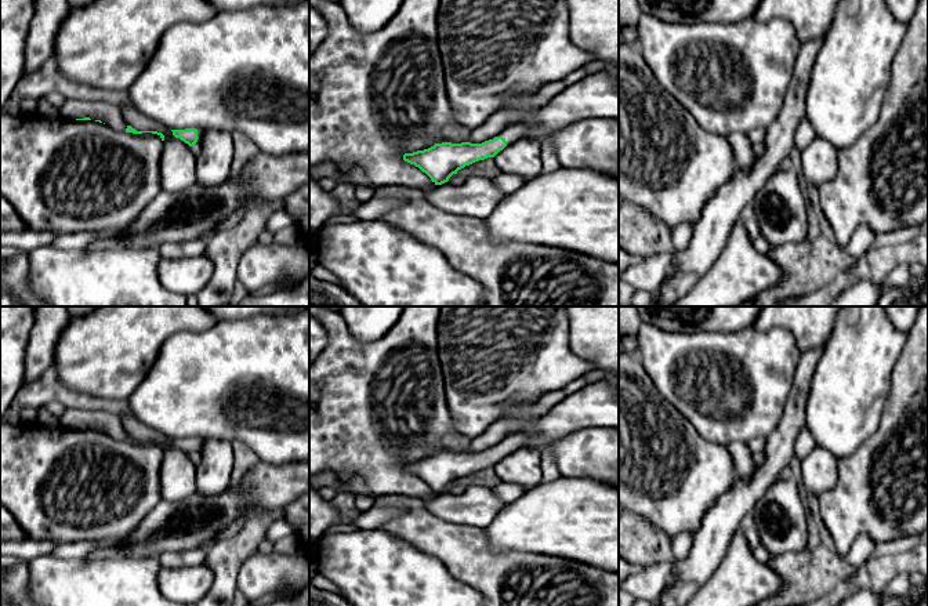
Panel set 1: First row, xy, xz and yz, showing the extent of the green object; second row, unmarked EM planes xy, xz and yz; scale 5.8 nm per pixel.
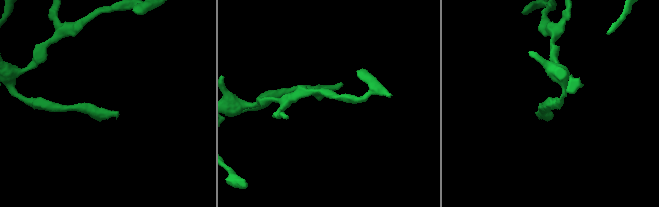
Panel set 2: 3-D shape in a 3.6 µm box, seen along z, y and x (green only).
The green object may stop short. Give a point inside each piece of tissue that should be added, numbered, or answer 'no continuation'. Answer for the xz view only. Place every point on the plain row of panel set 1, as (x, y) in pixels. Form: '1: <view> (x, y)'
1: xz (597, 405)

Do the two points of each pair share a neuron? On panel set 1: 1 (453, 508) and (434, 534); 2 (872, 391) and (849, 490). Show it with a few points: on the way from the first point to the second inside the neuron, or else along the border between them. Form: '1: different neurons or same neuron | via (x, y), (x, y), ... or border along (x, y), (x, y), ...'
1: different neurons | border along (423, 503), (430, 511), (443, 519), (477, 528)
2: different neurons | border along (880, 420), (878, 428), (870, 436), (838, 460)

